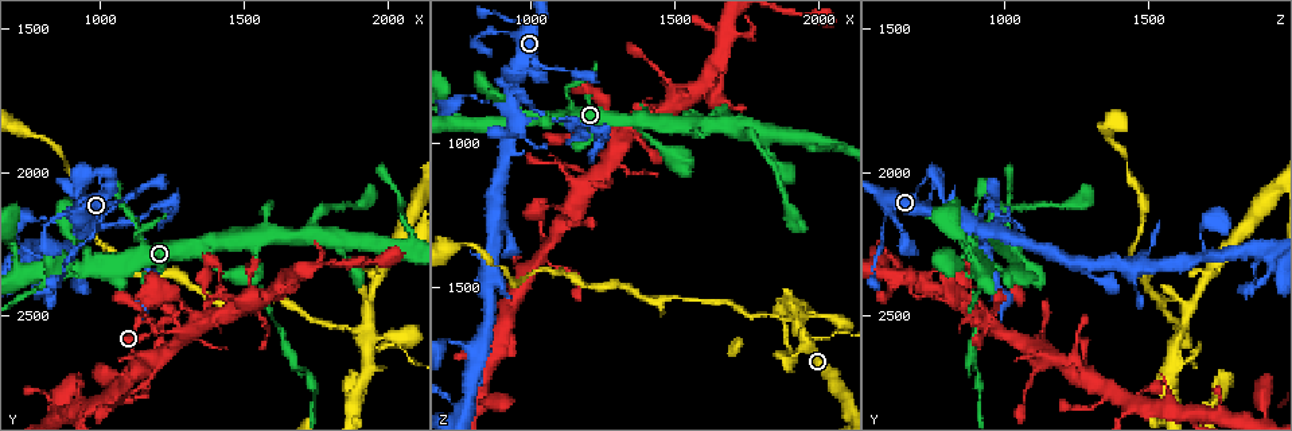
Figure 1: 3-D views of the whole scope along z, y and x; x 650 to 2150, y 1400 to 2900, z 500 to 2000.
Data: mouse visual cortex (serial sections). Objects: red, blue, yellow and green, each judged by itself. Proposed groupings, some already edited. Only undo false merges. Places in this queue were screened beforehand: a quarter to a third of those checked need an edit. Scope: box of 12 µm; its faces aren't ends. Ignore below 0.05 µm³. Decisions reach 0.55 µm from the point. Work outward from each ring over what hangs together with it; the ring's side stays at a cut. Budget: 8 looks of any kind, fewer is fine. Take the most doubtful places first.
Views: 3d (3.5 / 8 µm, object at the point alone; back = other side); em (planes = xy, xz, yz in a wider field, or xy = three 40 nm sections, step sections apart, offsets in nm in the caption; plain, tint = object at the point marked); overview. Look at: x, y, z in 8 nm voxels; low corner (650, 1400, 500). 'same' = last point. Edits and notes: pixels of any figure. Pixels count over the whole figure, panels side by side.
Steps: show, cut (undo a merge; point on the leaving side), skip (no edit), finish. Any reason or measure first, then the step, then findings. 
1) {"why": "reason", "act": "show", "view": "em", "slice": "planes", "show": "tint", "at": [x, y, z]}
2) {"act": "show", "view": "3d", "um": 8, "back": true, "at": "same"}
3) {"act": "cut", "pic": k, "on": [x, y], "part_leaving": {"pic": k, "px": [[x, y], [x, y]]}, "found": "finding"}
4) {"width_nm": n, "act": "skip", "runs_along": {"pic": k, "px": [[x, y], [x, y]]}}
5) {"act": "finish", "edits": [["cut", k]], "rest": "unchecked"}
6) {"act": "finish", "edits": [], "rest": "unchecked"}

{"why": "side arm on a straight run", "act": "show", "view": "3d", "um": 3.5, "at": [1510, 2230, 930]}

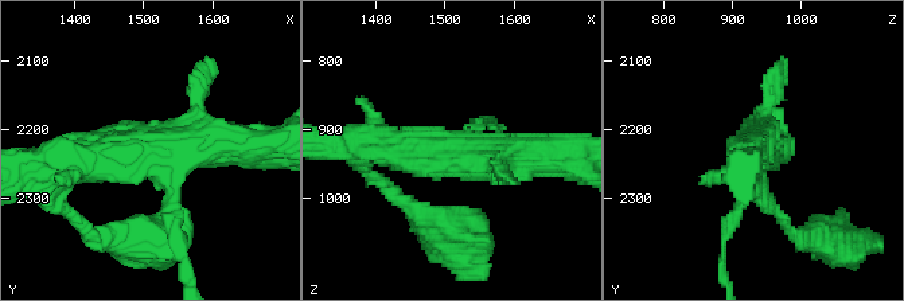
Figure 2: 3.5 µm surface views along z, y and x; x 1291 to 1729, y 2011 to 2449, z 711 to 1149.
{"why": "need the tissue", "act": "show", "view": "em", "slice": "xy", "step": 2, "show": "plain", "at": [1515, 2225, 930]}

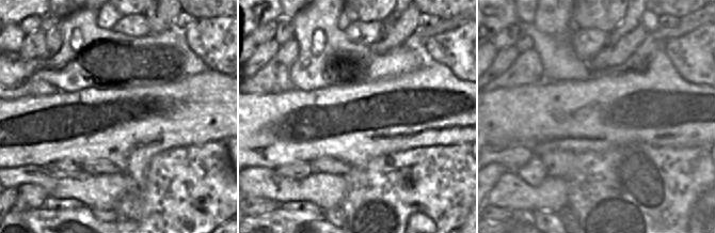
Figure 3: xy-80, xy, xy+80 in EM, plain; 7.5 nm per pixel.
{"act": "show", "view": "em", "slice": "xy", "step": 2, "show": "tint", "at": "same"}

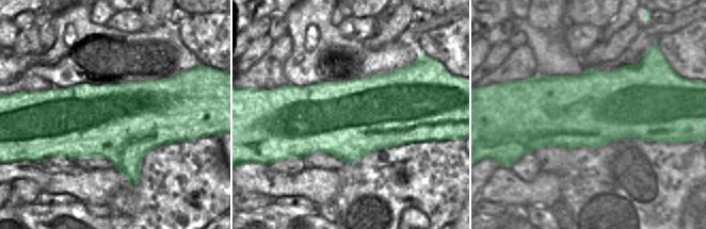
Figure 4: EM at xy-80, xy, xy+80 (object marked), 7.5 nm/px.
{"act": "skip", "runs_along": {"pic": 2, "px": [[65, 159], [184, 143], [246, 147]]}, "found": "all the same cell"}

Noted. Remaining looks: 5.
{"why": "thin neck", "act": "show", "view": "3d", "um": 3.5, "at": [1710, 2690, 910]}

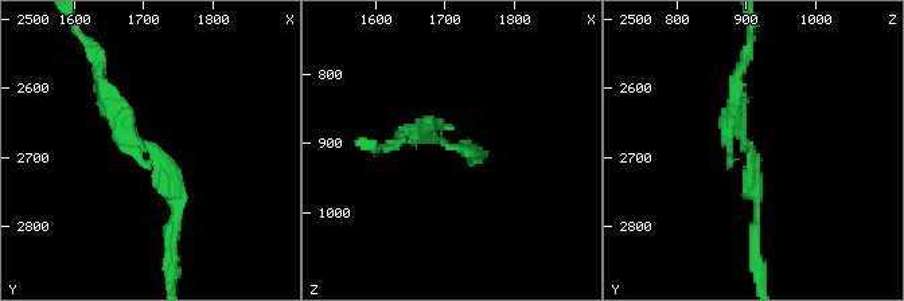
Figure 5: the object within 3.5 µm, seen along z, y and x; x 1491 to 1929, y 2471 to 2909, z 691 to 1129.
{"arm_widths_nm": [100, 200], "why": "shape alone is not enough", "act": "show", "view": "em", "slice": "planes", "show": "tint", "at": [1715, 2690, 905]}

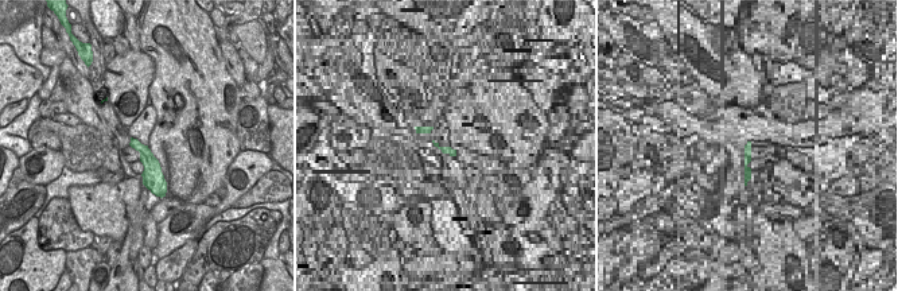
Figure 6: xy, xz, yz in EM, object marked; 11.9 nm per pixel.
{"act": "skip", "runs_along": {"pic": 5, "px": [[100, 86], [162, 160], [170, 230]]}, "found": "one cell here"}

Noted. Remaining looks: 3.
{"why": "calibre changes", "act": "show", "view": "3d", "um": 3.5, "at": [1360, 2520, 940]}

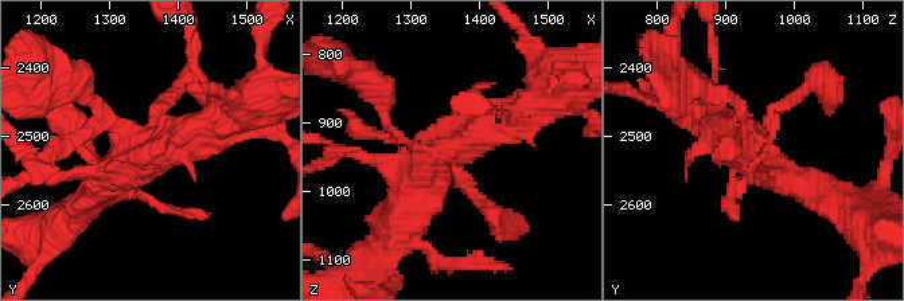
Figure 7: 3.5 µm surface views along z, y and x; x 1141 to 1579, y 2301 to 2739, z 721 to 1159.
{"why": "shape alone is not enough", "act": "show", "view": "em", "slice": "xy", "step": 5, "show": "tint", "at": [1355, 2530, 935]}

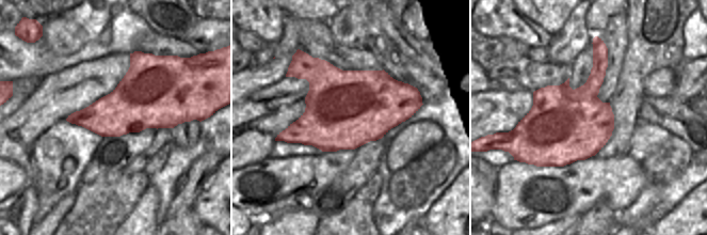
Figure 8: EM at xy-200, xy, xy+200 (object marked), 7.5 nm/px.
{"act": "skip", "found": "all the same cell"}

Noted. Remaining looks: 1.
{"act": "finish", "edits": [], "rest": "unchecked"}

